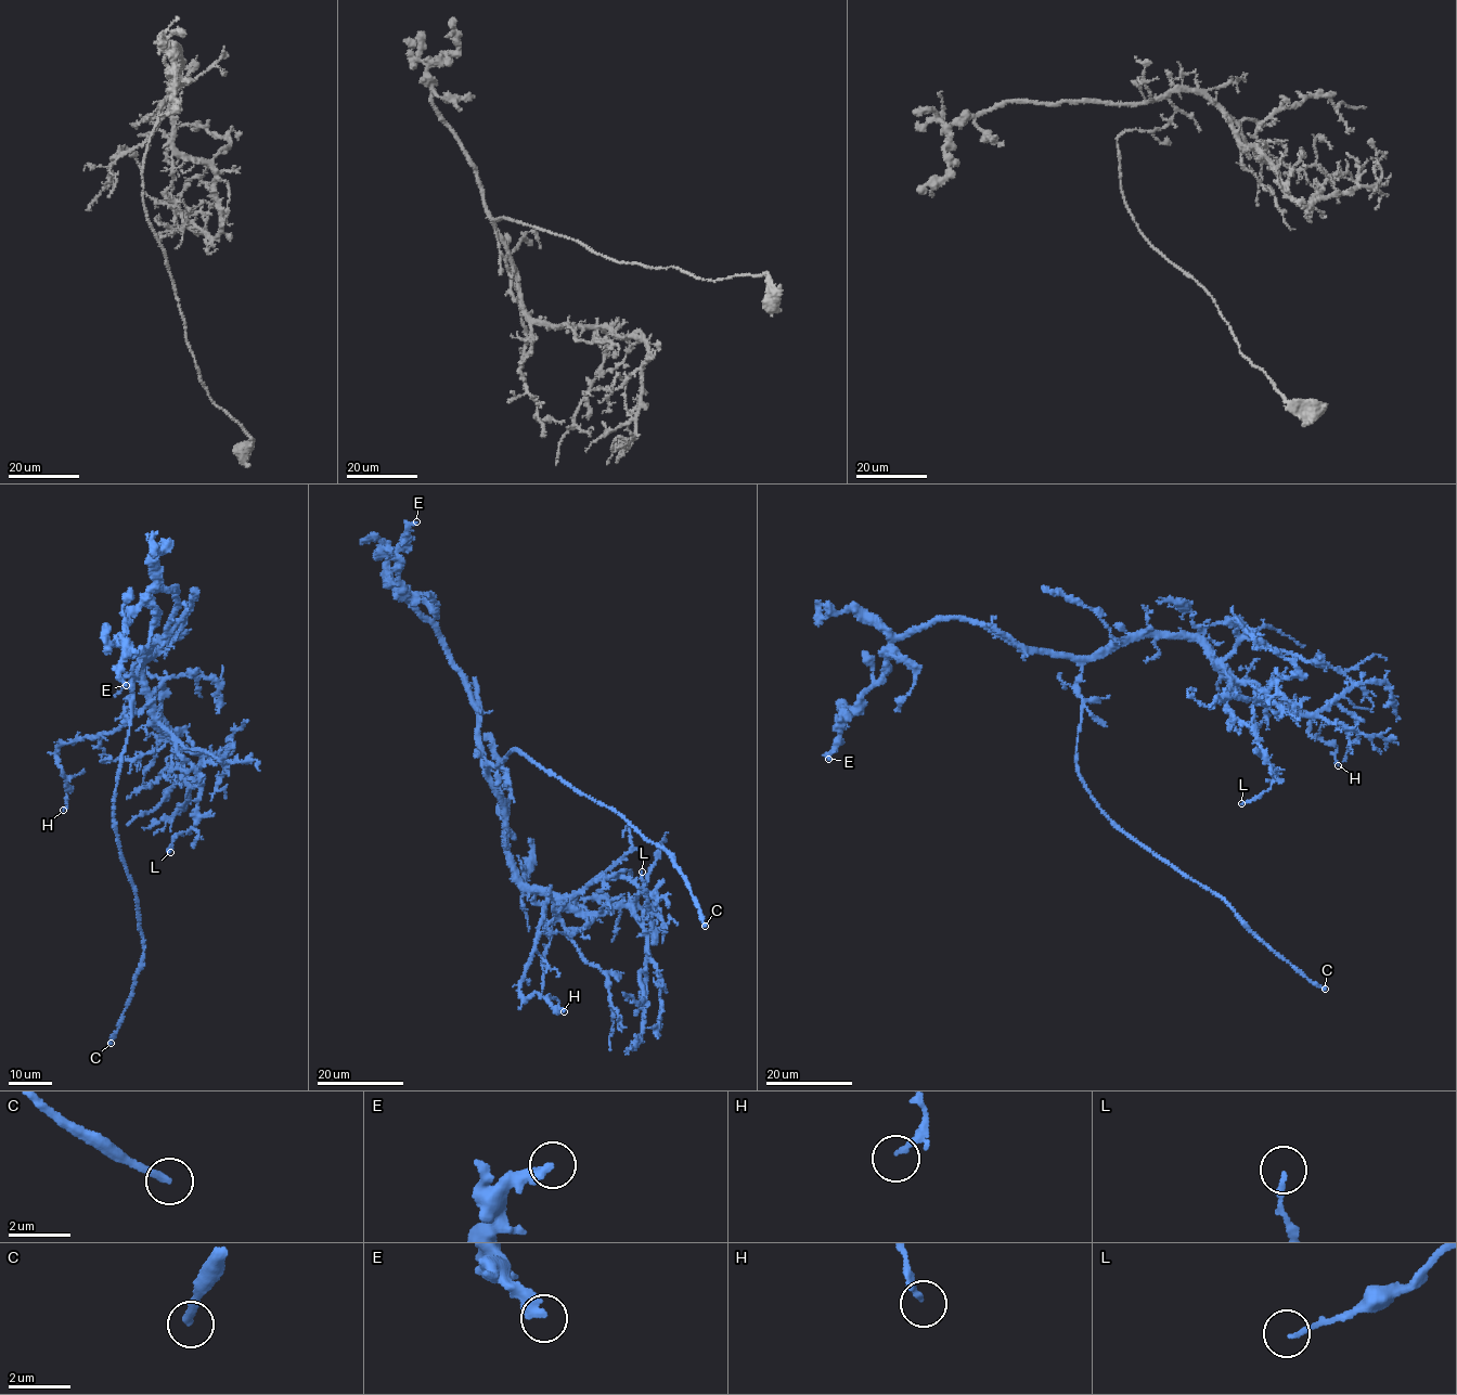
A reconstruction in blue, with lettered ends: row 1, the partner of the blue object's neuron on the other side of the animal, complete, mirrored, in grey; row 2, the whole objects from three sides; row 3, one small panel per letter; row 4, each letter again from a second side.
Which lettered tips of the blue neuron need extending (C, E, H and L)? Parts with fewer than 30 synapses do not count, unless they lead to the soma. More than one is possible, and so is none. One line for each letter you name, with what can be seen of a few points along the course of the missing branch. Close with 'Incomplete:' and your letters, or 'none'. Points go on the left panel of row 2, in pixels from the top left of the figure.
Incomplete: C

